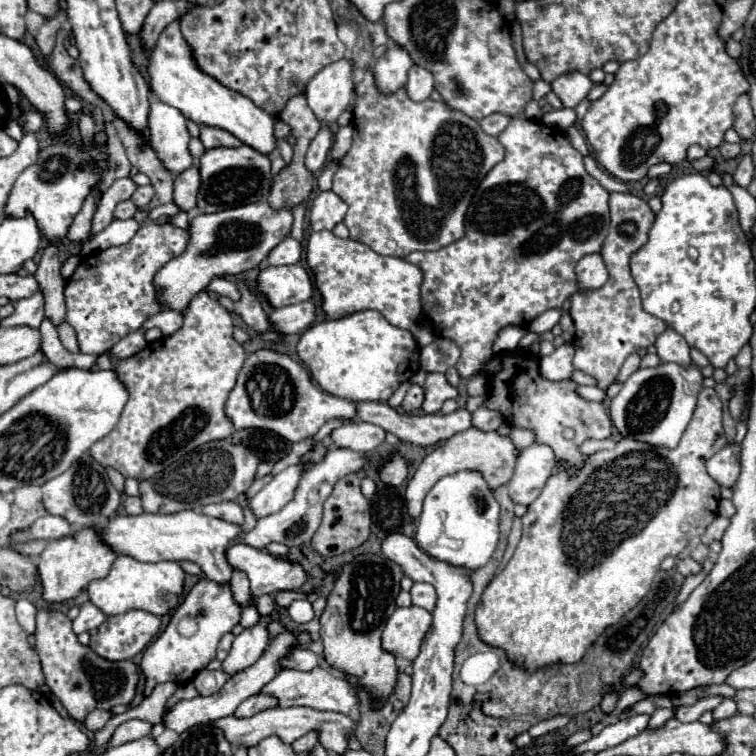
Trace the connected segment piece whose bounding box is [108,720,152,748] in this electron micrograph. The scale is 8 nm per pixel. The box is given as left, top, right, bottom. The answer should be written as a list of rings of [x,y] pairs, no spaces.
[[[128,720],[128,722],[120,724],[114,730],[108,746],[112,748],[112,746],[120,746],[120,744],[126,744],[126,742],[132,742],[132,740],[138,740],[138,738],[144,738],[144,736],[150,734],[150,730],[152,730],[152,724],[148,724],[144,720]]]

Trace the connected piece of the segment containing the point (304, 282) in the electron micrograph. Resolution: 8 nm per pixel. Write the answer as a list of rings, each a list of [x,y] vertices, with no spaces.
[[[300,264],[268,266],[258,274],[258,292],[262,292],[272,308],[310,300],[312,282]]]

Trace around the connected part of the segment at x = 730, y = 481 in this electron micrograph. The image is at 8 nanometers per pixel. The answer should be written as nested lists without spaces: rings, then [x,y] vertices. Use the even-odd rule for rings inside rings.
[[[726,444],[720,452],[716,452],[706,462],[706,470],[722,488],[734,488],[738,474],[740,474],[740,460],[738,458],[740,458],[740,446]]]

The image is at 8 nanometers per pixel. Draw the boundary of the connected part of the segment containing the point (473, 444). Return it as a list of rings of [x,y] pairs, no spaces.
[[[468,428],[460,434],[454,434],[448,442],[440,444],[434,452],[430,452],[422,464],[418,466],[416,474],[412,476],[412,480],[408,482],[408,488],[406,488],[406,508],[408,508],[408,516],[412,520],[416,520],[422,512],[422,502],[426,498],[426,494],[430,492],[430,488],[444,476],[450,476],[450,474],[456,474],[456,472],[462,472],[462,470],[474,470],[474,472],[480,472],[482,478],[486,480],[488,488],[490,490],[496,490],[498,486],[506,484],[514,472],[514,464],[516,464],[516,448],[512,444],[512,440],[508,436],[500,436],[496,432],[482,432],[482,430],[476,430],[476,428]]]

